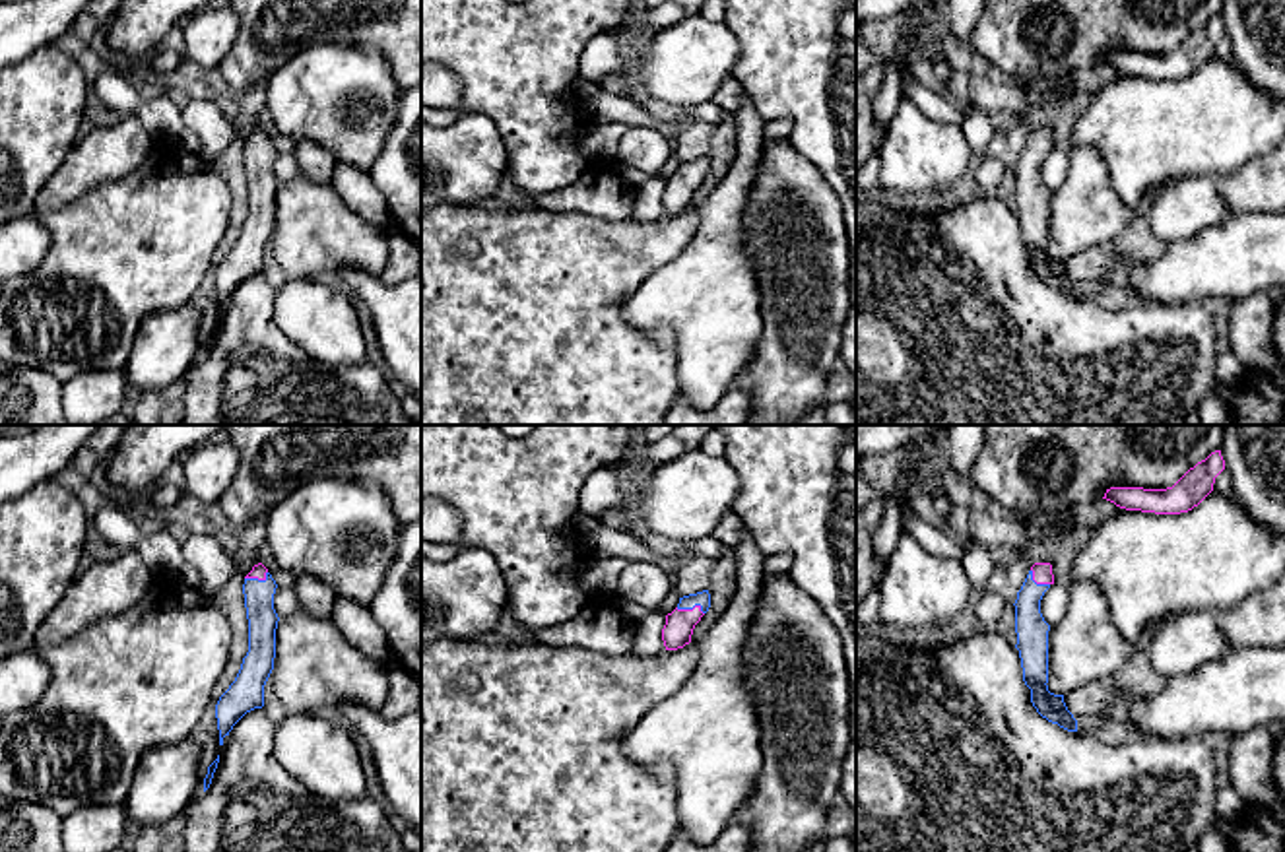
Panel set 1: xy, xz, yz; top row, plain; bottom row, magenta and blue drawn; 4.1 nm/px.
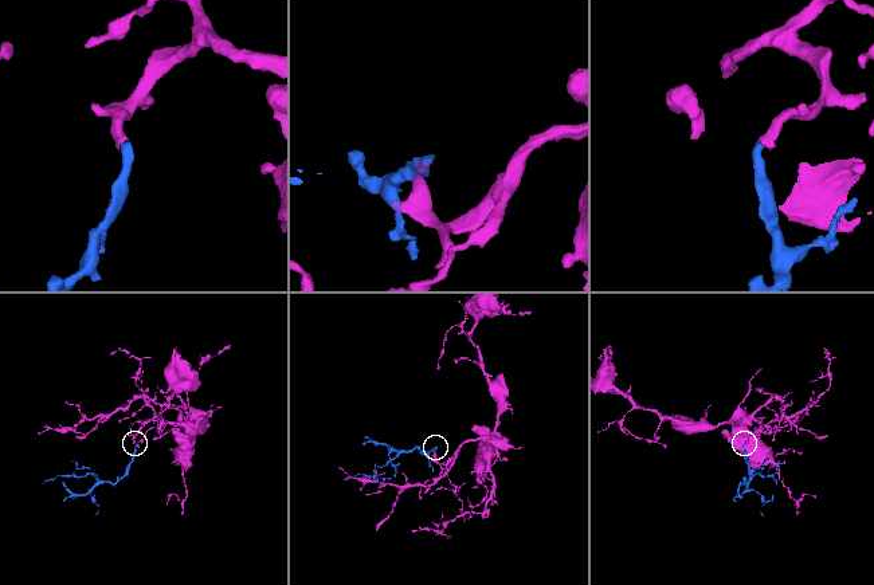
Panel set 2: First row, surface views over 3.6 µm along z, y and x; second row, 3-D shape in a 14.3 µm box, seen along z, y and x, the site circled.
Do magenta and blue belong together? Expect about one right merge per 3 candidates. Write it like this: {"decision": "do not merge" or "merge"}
{"decision": "merge"}

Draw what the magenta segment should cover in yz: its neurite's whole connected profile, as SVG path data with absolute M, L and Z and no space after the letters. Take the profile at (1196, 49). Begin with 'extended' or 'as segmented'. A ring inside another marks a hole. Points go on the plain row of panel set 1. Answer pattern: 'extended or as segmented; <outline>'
as segmented; M1215 16L1205 25L1190 33L1172 52L1110 52L1103 64L1126 76L1180 80L1198 72L1213 56L1215 43L1223 35L1225 25L1221 16Z

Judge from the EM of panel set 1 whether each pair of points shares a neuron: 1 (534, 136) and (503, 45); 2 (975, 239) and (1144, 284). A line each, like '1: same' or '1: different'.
1: same
2: different

